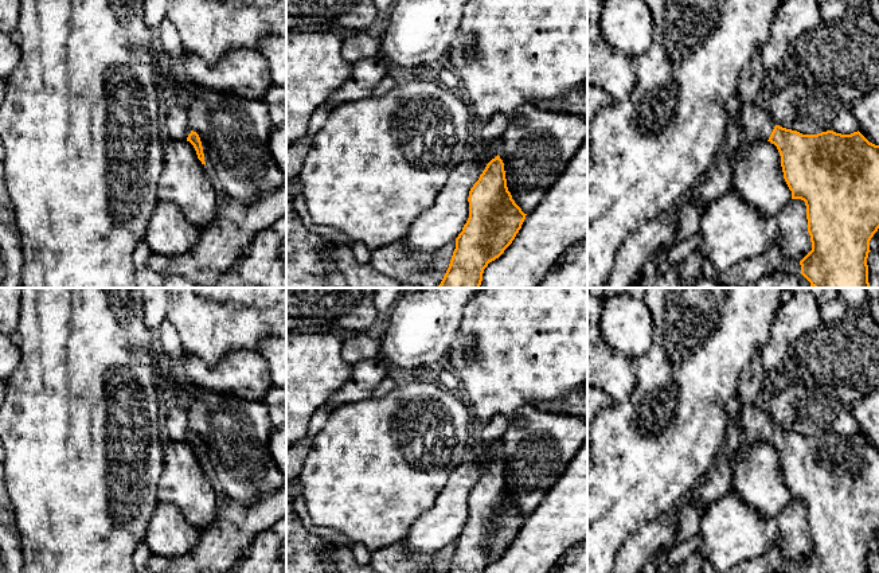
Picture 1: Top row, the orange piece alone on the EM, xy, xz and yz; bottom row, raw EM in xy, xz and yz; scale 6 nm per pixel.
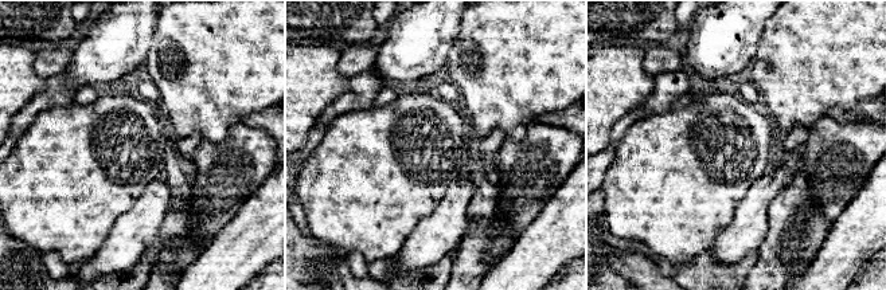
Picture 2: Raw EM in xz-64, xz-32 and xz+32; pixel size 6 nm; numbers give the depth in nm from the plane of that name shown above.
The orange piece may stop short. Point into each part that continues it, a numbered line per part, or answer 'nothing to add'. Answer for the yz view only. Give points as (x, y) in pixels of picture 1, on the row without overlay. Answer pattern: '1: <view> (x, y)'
1: yz (757, 425)

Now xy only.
1: xy (176, 427)

